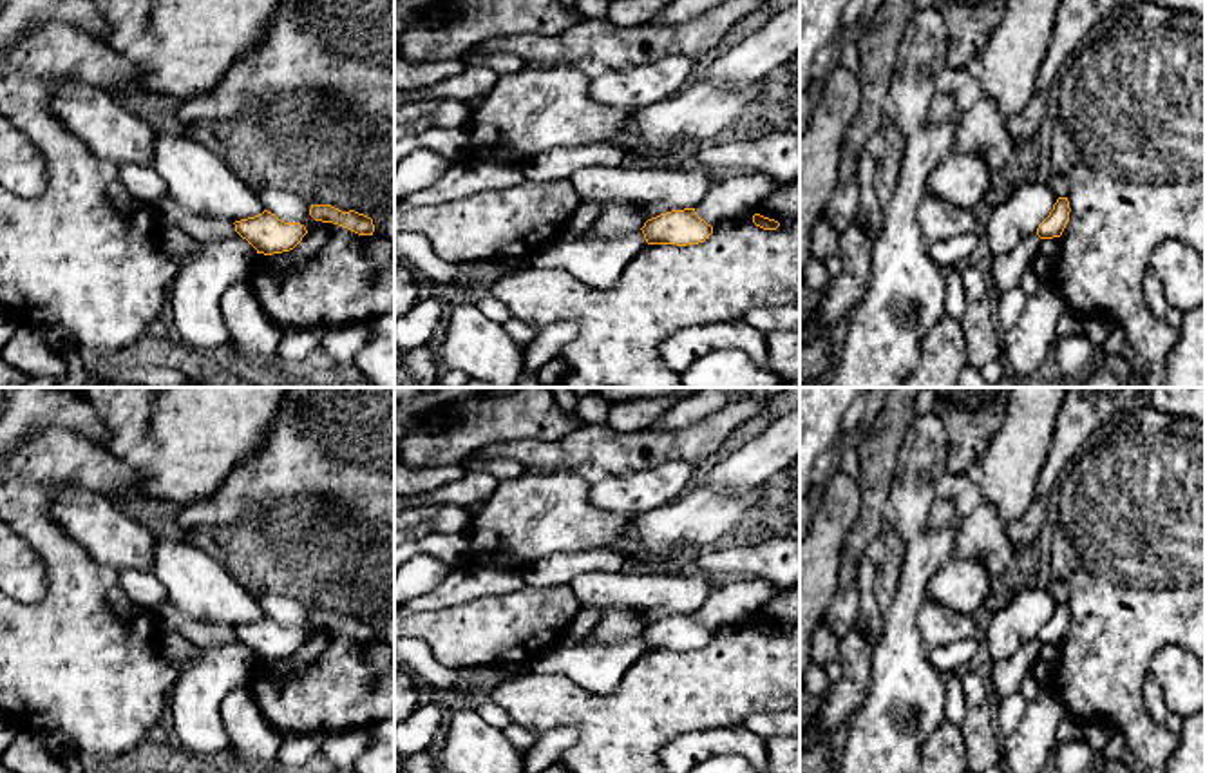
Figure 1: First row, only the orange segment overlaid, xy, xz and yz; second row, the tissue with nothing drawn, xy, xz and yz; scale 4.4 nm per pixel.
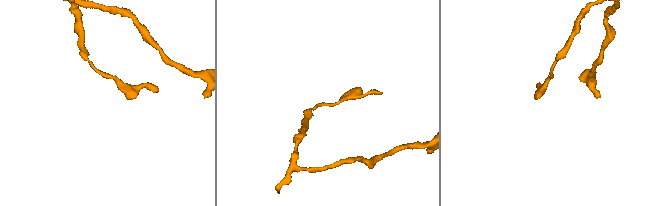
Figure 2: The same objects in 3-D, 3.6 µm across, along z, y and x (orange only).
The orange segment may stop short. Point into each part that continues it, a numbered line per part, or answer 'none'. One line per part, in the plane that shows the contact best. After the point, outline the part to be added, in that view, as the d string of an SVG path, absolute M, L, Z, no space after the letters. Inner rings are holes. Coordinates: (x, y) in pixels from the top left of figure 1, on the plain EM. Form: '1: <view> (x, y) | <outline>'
none

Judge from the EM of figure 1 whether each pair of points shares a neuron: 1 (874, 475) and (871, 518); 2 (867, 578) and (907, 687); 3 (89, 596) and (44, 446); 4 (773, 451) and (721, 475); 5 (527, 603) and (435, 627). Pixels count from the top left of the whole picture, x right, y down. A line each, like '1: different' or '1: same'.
1: same
2: different
3: same
4: same
5: same

